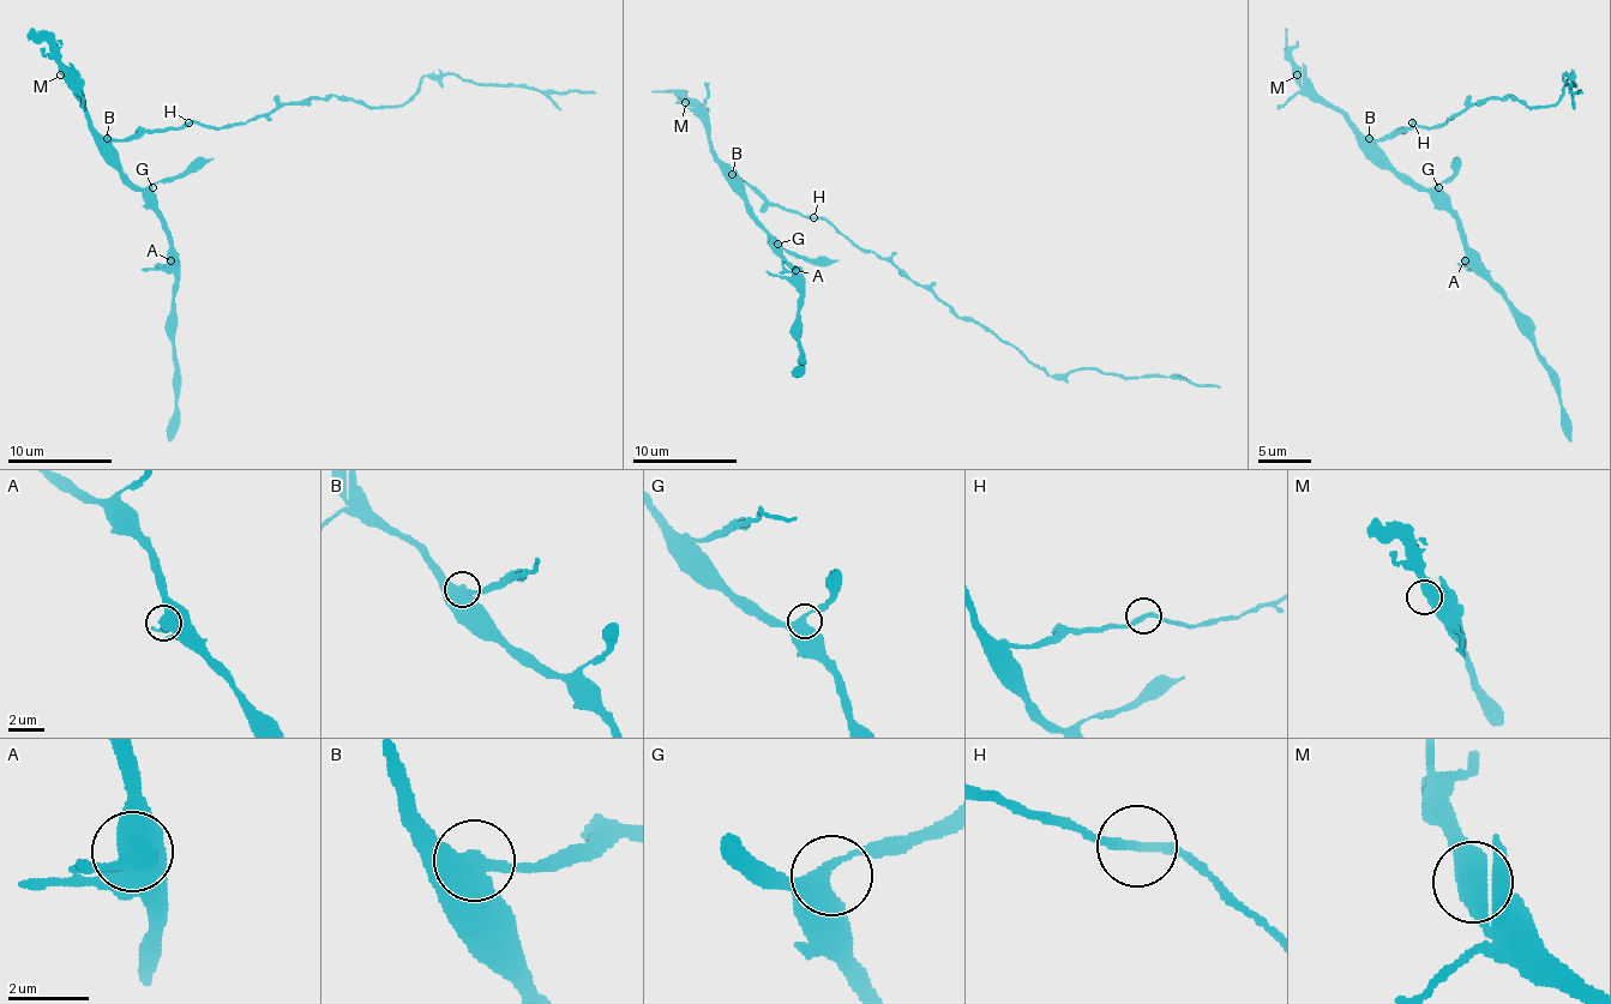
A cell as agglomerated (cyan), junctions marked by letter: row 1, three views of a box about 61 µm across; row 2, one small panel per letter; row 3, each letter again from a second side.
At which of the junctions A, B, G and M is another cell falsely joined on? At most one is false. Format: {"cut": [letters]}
{"cut": ["B"]}

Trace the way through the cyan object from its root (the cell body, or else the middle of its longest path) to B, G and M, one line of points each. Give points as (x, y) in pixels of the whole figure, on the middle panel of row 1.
B: (817, 217), (767, 204), (733, 173)
G: (817, 217), (767, 204), (738, 179), (735, 191), (756, 223), (777, 244)
M: (817, 217), (767, 204), (743, 181), (735, 179), (717, 157), (709, 139), (709, 126), (685, 102)

